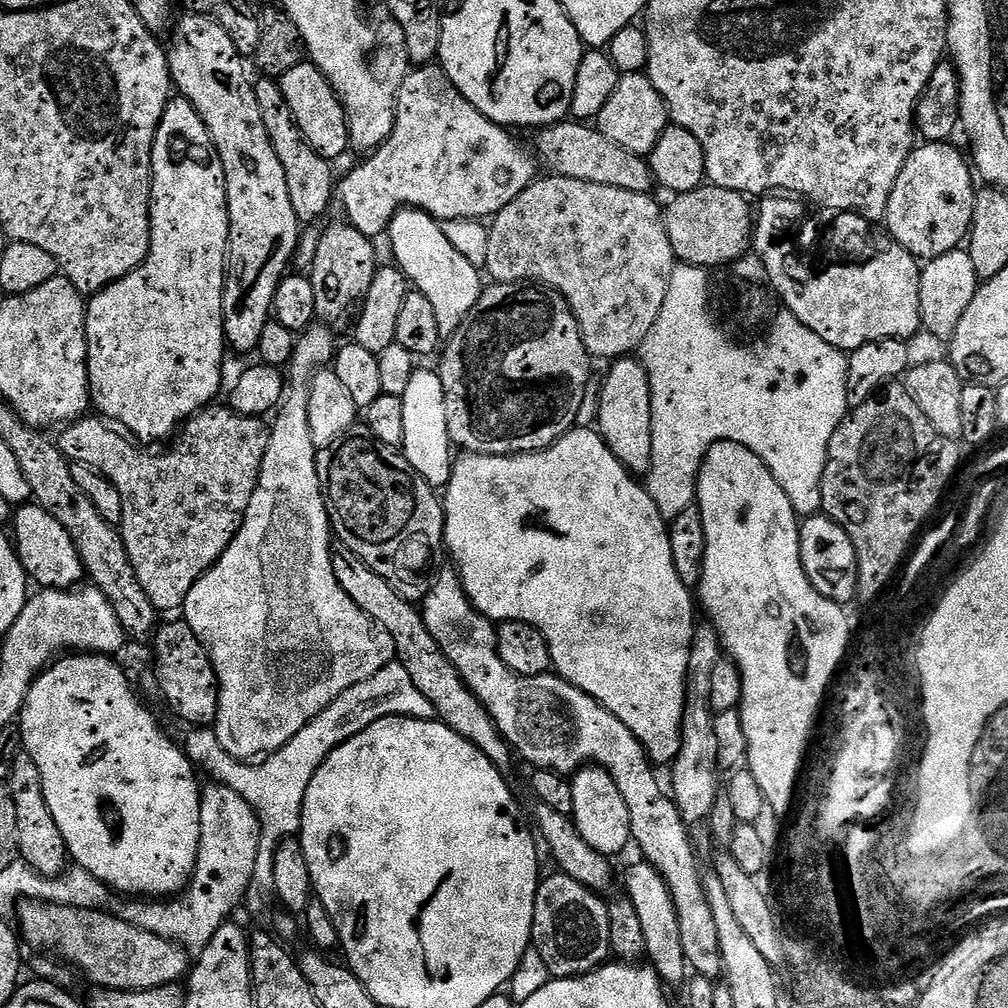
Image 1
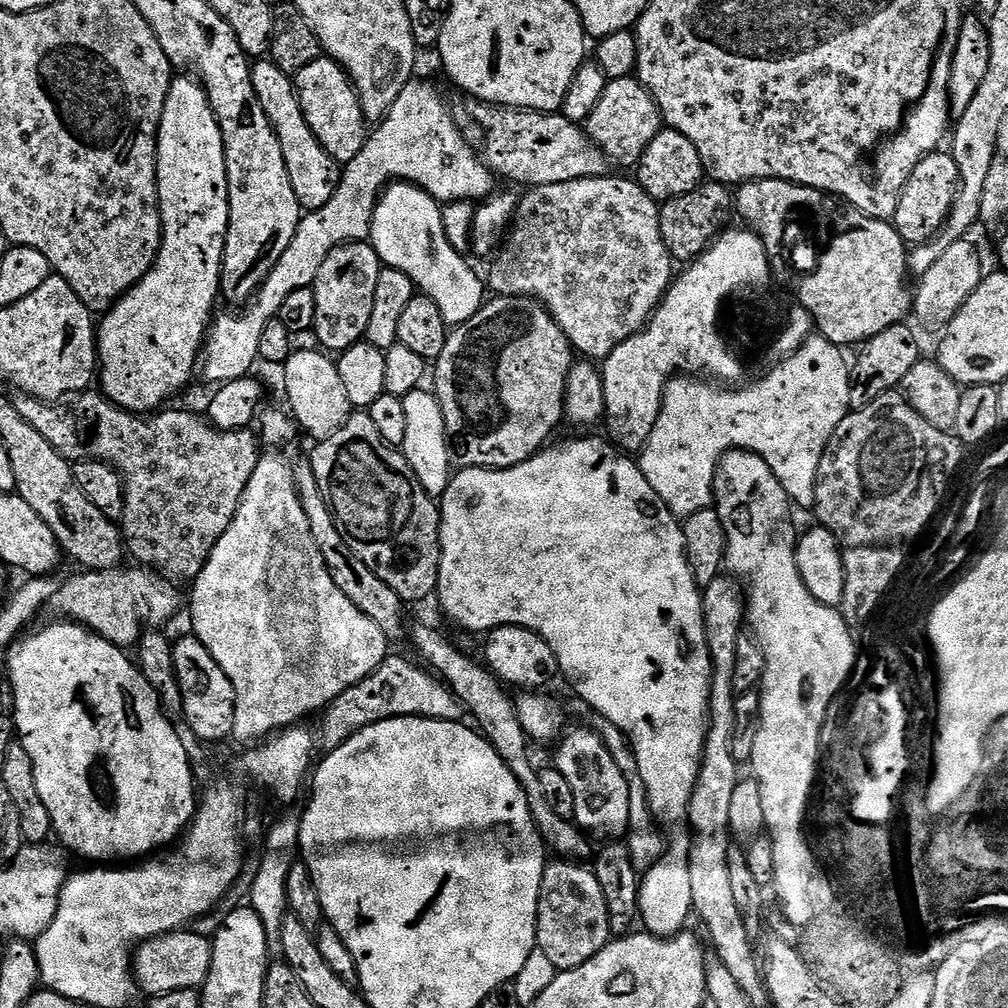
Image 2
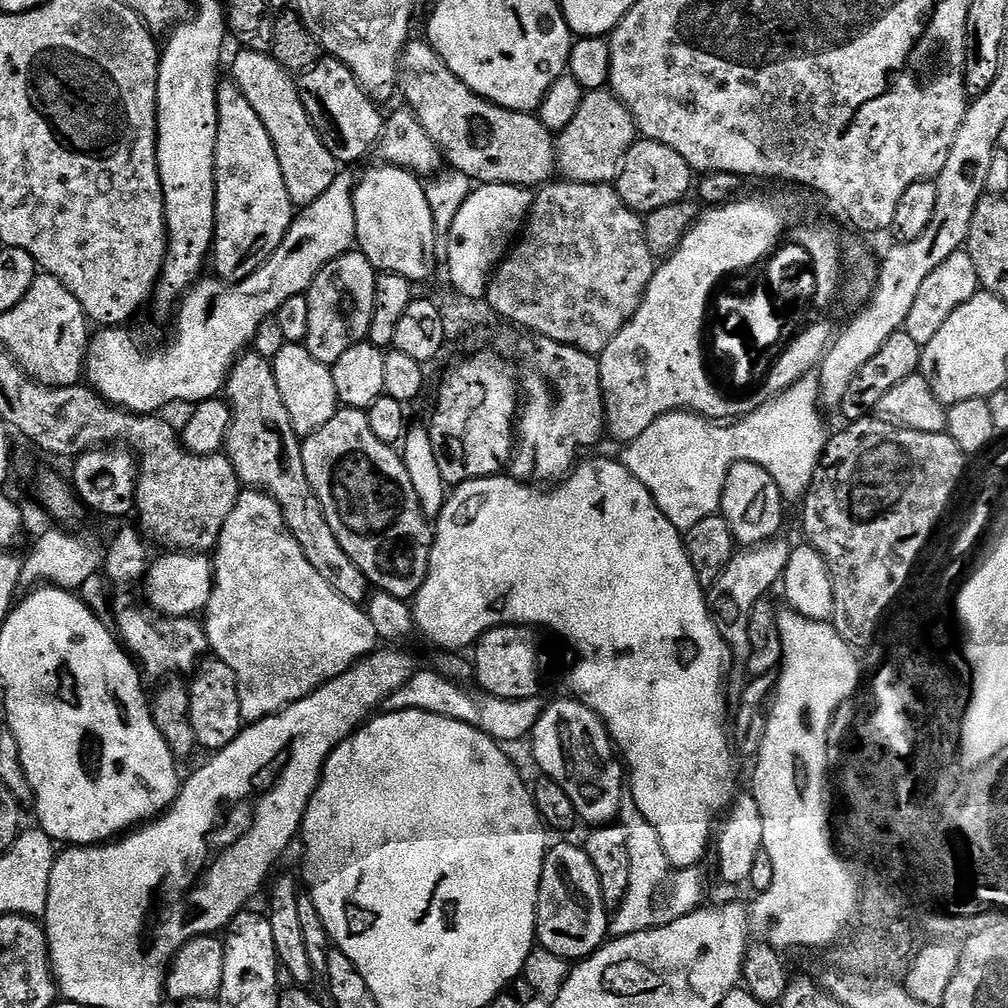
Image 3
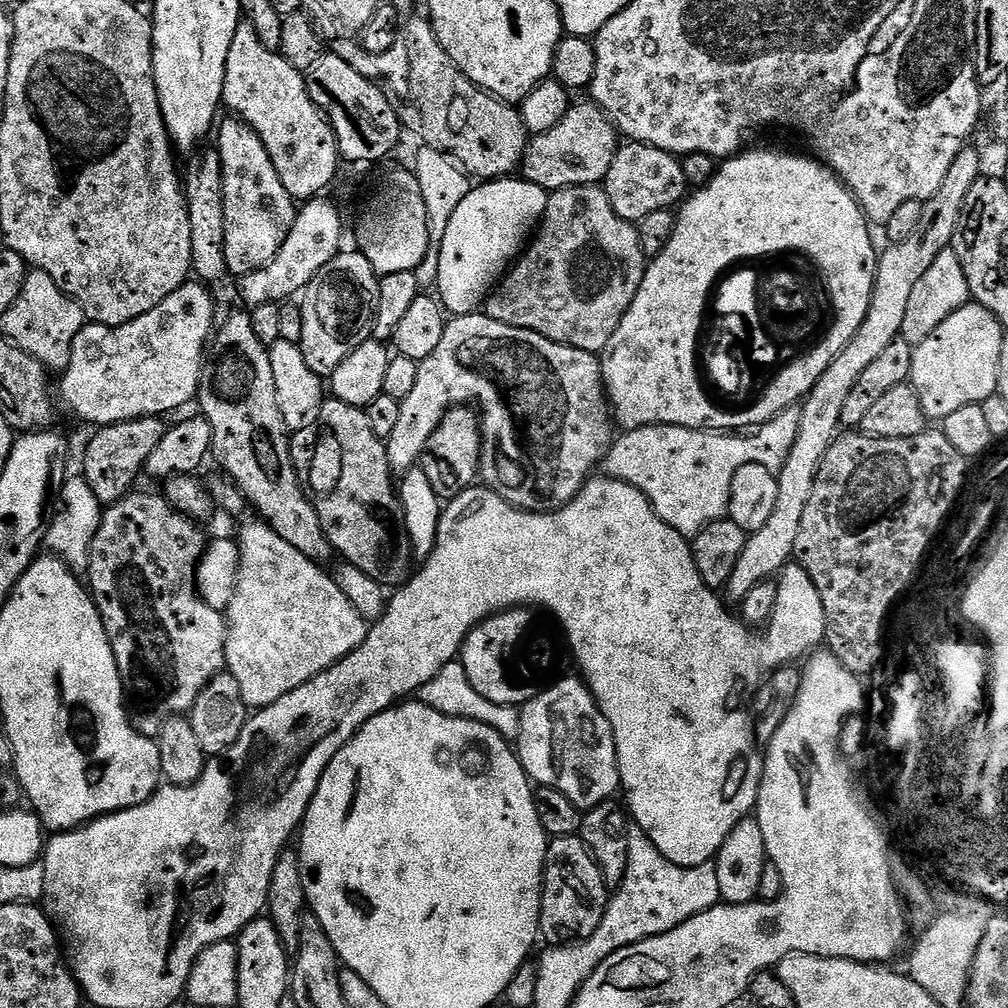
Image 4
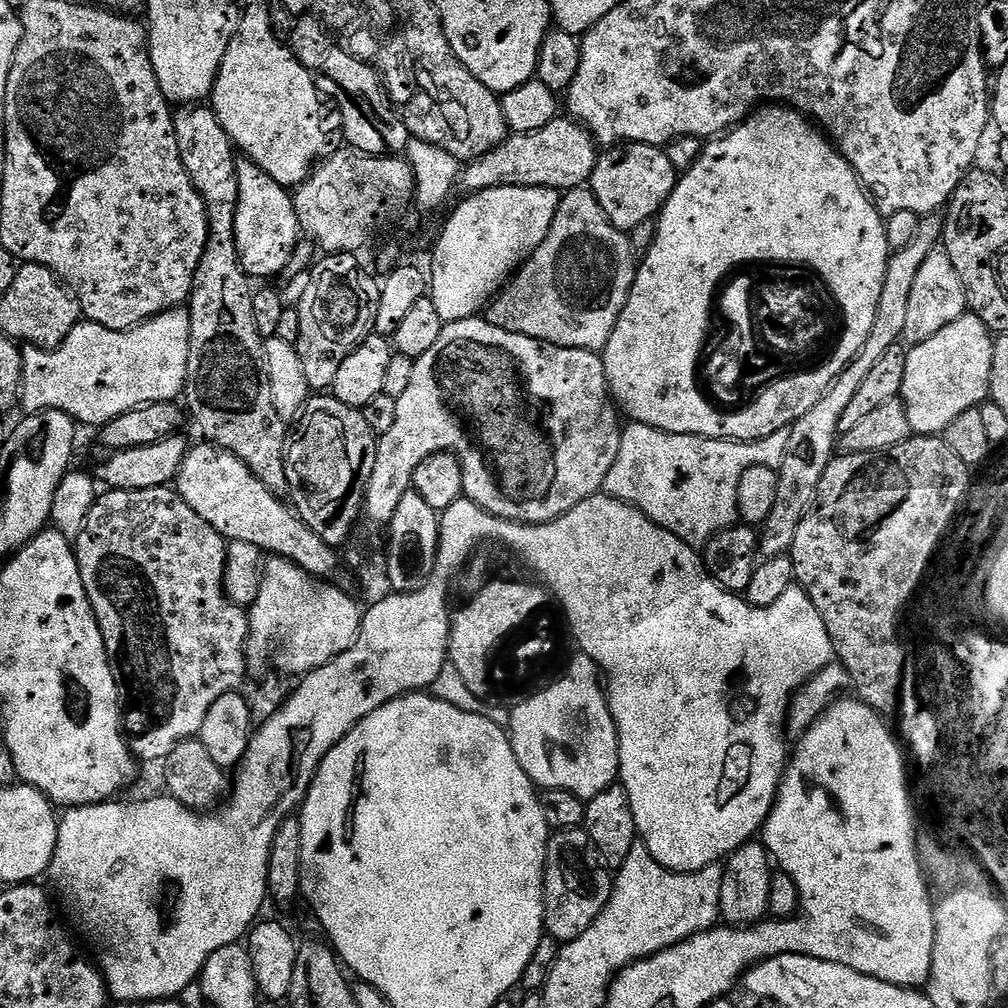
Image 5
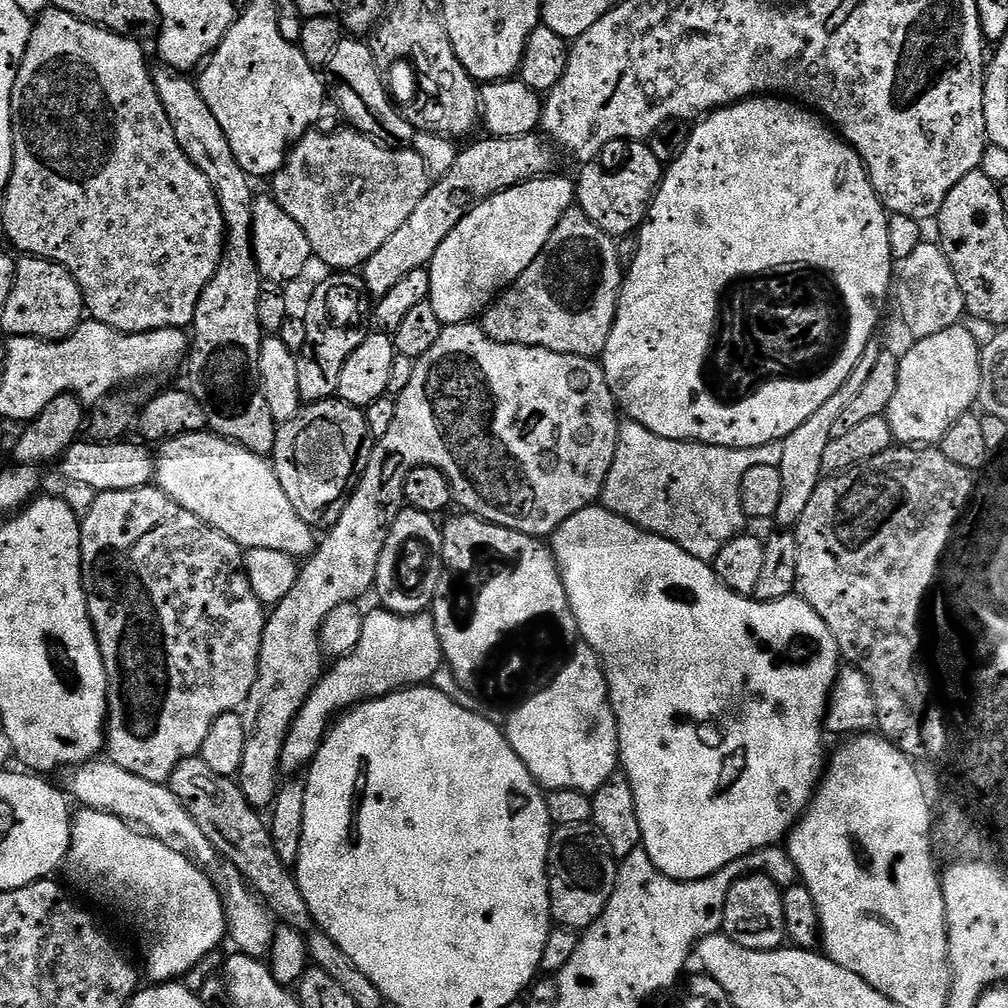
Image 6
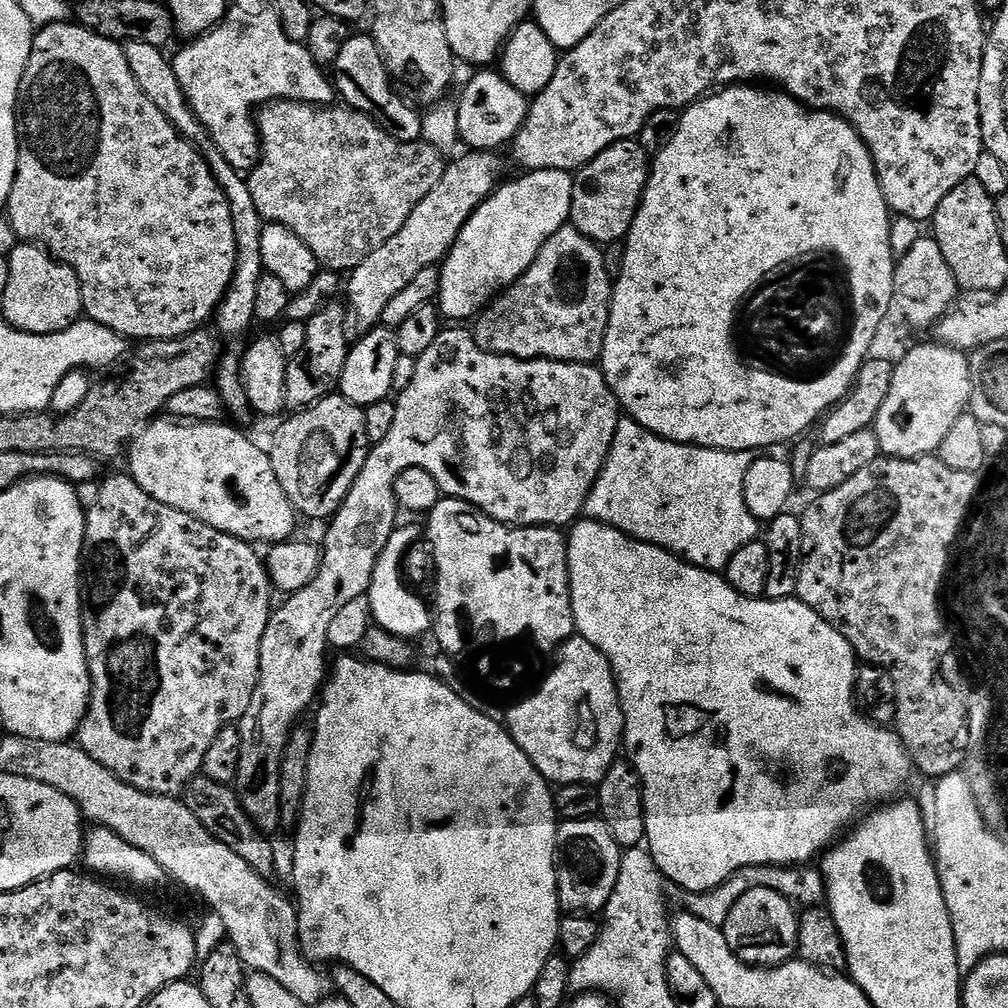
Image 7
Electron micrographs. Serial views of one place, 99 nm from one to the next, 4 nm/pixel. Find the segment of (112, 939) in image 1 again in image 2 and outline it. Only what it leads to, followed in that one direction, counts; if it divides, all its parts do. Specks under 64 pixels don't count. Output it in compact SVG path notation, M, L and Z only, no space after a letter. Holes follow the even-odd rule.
M181 930L167 932L165 936L155 936L139 945L134 952L134 975L141 993L151 998L170 994L174 990L194 988L203 989L210 962L212 961L212 945L207 935L199 931Z

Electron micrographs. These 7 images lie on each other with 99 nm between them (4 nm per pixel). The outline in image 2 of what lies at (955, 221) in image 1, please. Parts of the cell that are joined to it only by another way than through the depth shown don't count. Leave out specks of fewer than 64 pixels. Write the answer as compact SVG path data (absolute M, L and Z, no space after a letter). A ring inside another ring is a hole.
M933 154L922 158L922 162L914 166L910 178L904 183L904 189L900 191L891 223L905 245L915 246L928 243L936 235L936 231L943 226L945 218L952 209L958 183L956 167L951 155L940 155Z

